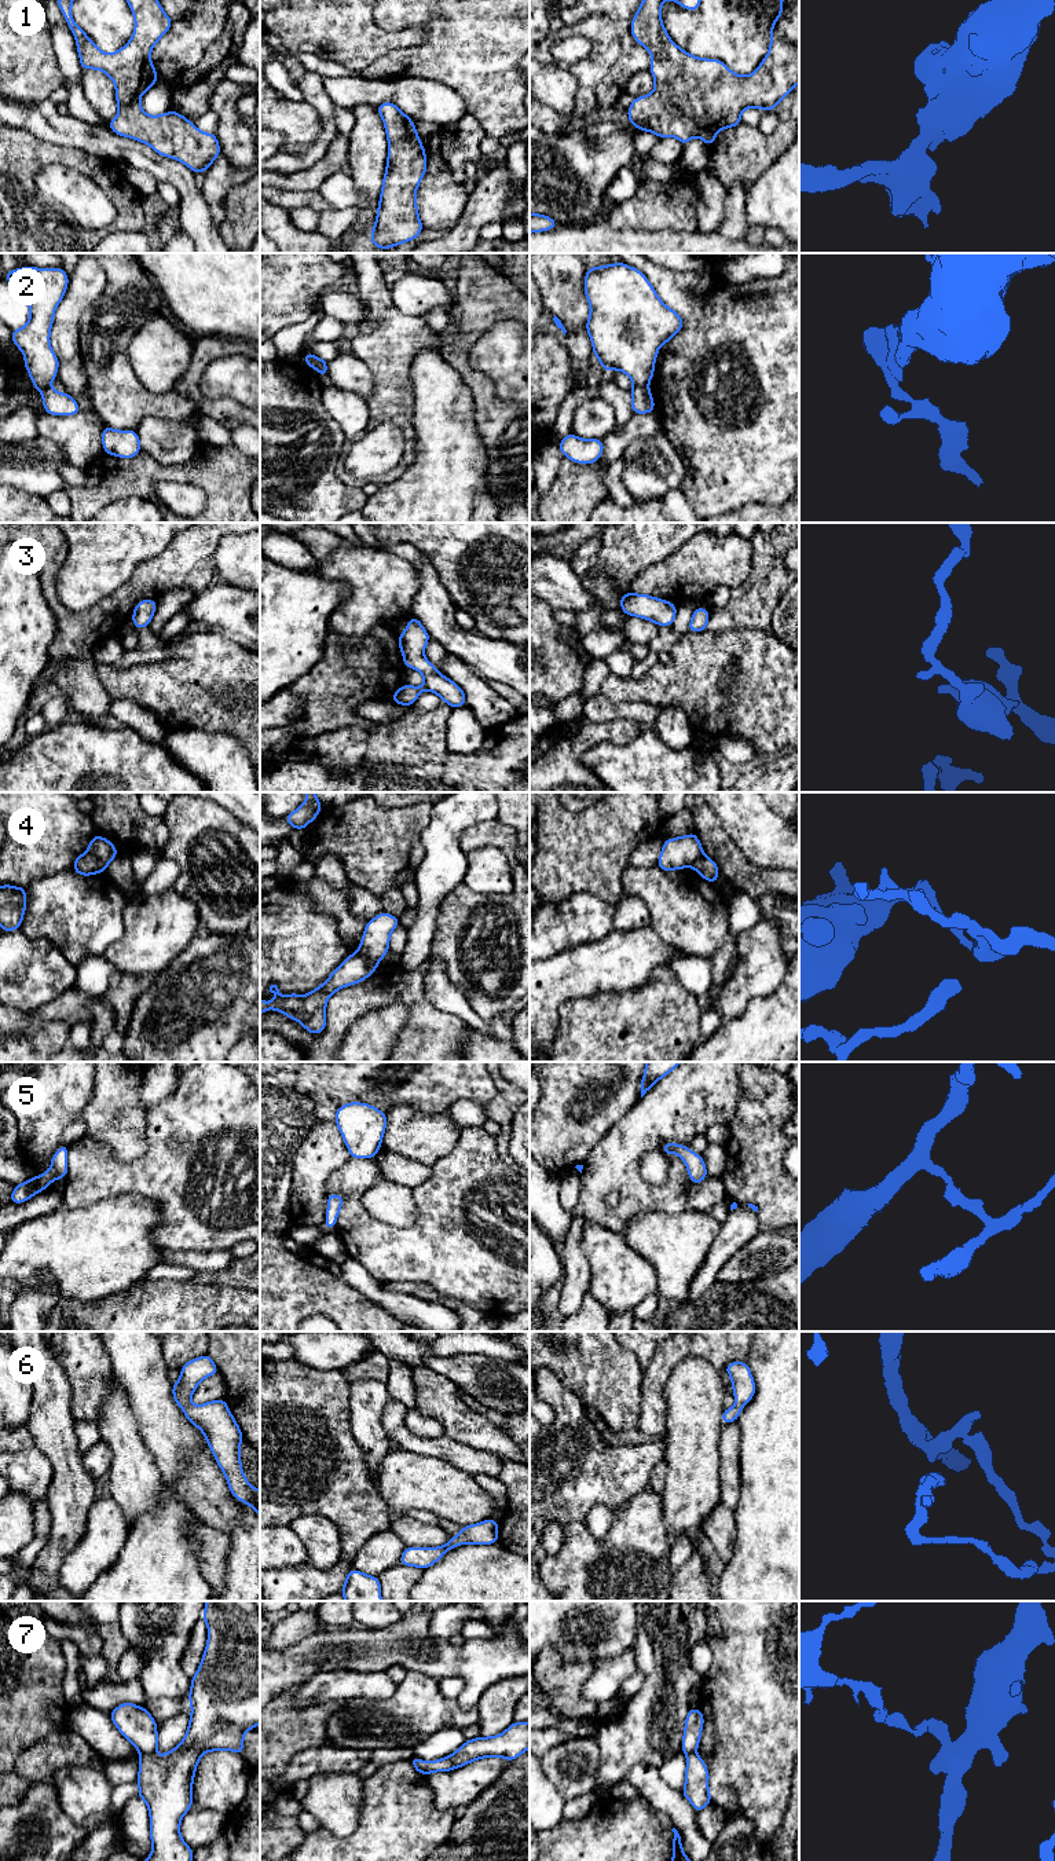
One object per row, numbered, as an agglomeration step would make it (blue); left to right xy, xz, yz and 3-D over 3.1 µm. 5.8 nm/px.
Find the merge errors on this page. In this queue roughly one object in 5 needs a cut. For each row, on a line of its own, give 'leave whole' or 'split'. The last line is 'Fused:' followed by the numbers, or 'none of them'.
1: leave whole
2: split
3: leave whole
4: split
5: leave whole
6: leave whole
7: leave whole
Fused: 2, 4

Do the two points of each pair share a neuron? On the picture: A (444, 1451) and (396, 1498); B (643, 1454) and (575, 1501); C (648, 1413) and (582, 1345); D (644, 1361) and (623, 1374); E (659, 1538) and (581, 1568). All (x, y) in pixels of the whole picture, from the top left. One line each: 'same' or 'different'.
A: different
B: same
C: different
D: different
E: same

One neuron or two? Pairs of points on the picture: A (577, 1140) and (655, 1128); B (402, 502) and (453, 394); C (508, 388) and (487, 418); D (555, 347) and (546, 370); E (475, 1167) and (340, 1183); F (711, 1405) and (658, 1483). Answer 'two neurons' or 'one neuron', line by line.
A: two neurons
B: one neuron
C: two neurons
D: one neuron
E: one neuron
F: two neurons

